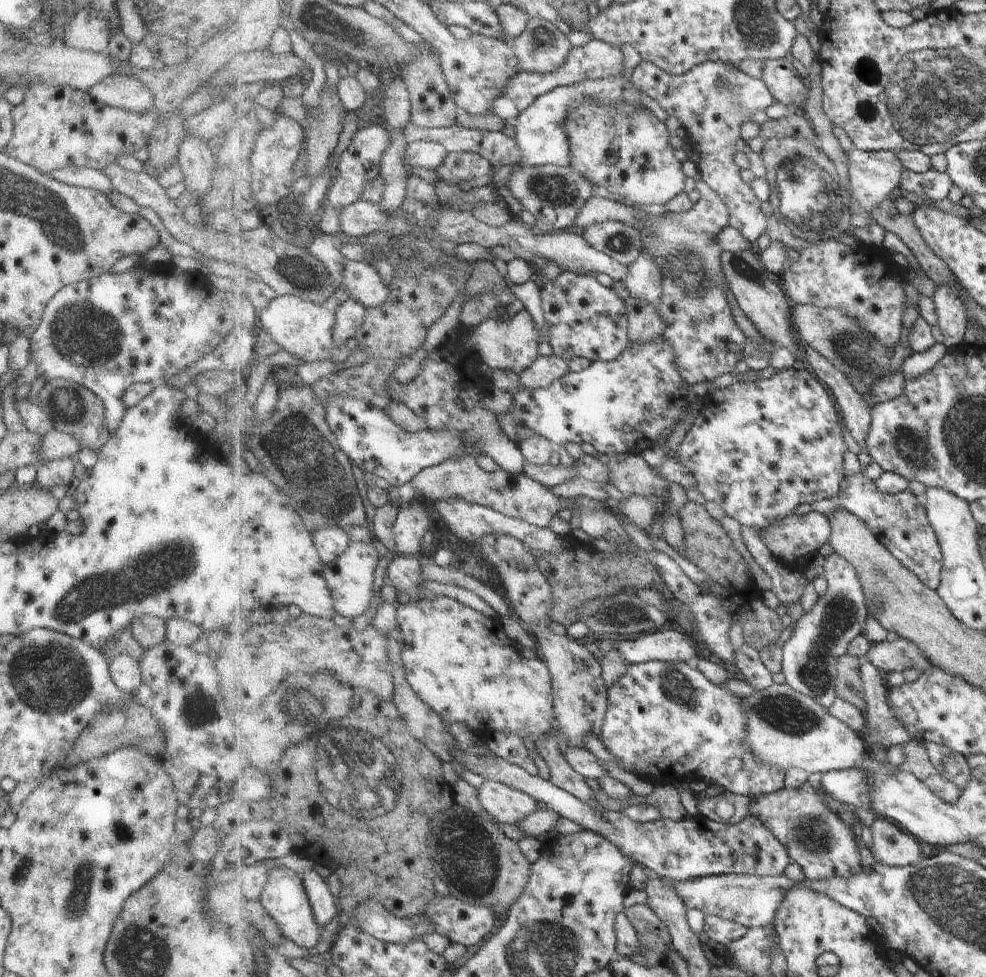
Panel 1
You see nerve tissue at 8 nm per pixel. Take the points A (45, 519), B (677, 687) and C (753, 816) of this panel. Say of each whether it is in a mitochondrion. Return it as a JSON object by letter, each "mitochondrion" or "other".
{"A":"other","B":"mitochondrion","C":"other"}

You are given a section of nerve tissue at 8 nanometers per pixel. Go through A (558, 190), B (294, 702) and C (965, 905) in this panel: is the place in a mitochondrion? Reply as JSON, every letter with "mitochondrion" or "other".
{"A":"mitochondrion","B":"mitochondrion","C":"mitochondrion"}

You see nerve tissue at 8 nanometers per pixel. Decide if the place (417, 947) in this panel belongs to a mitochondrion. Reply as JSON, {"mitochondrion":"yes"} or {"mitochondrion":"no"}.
{"mitochondrion":"no"}

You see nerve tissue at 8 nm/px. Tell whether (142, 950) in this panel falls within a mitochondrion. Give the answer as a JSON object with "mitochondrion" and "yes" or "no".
{"mitochondrion":"yes"}

